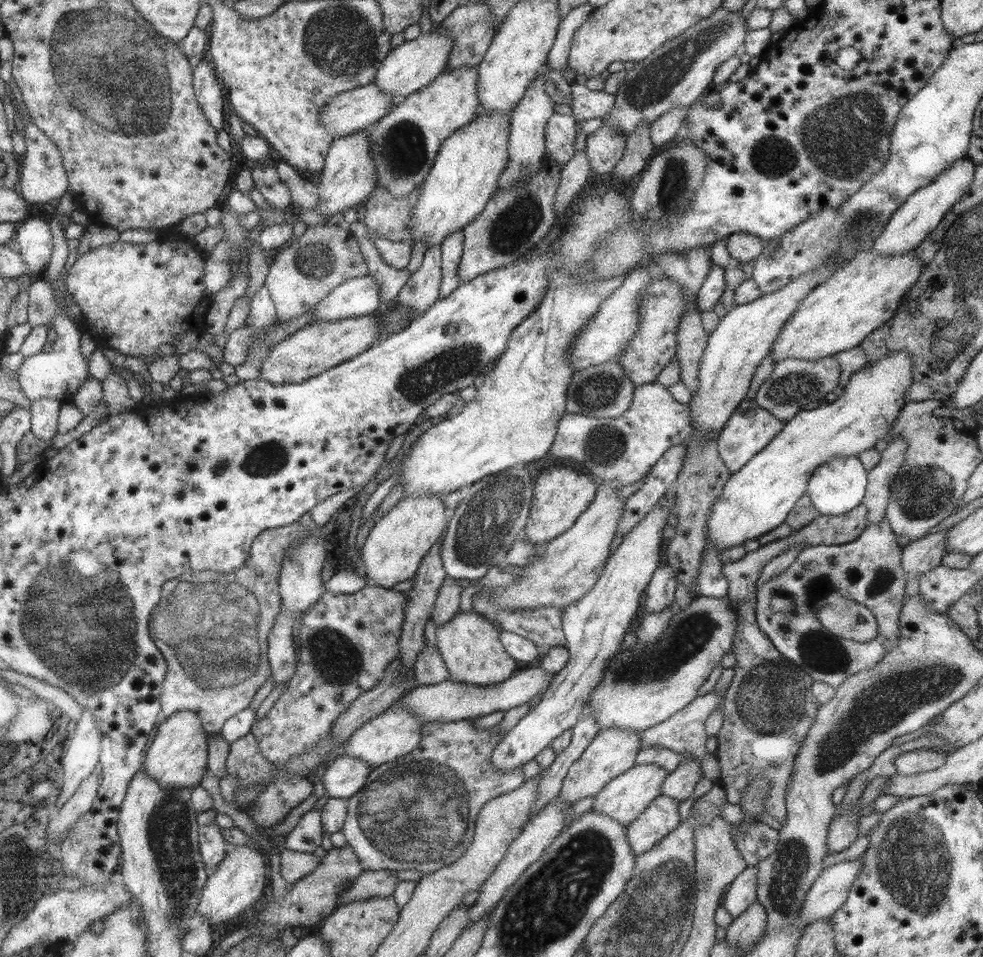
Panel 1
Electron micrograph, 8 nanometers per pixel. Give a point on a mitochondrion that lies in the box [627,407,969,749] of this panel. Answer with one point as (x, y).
(771, 698)

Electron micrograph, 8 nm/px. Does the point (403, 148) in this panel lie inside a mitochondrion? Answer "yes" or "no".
yes

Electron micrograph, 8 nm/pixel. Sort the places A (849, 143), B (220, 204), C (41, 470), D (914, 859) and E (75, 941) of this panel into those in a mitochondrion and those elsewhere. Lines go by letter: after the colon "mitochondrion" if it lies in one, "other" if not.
A: mitochondrion
B: other
C: other
D: mitochondrion
E: other

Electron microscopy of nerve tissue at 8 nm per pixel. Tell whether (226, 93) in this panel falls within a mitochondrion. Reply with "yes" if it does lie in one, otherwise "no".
no

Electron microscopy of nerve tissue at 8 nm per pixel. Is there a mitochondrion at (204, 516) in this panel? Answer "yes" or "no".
no

